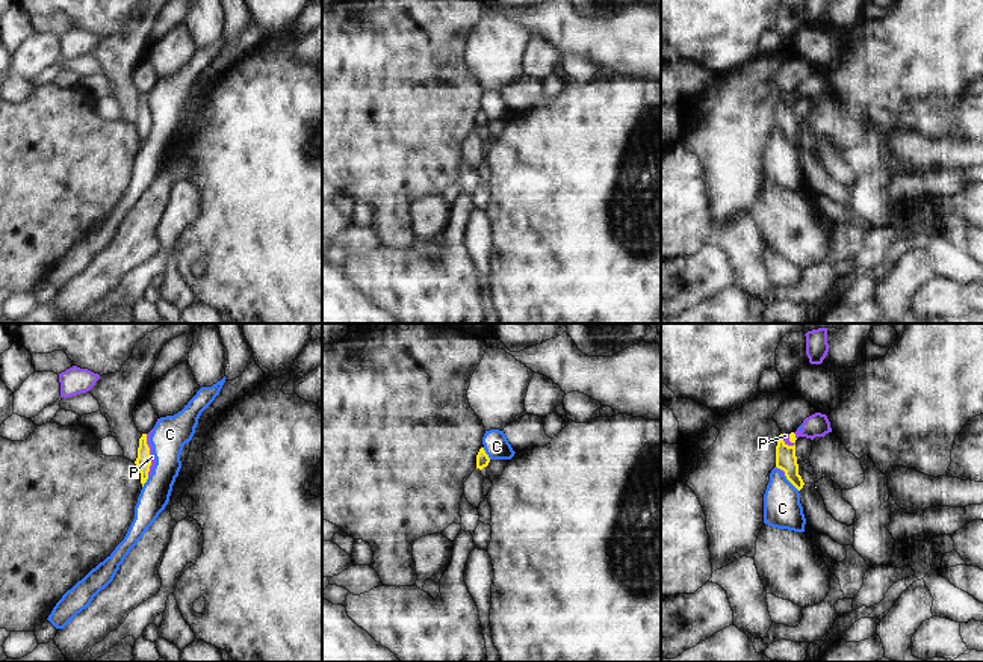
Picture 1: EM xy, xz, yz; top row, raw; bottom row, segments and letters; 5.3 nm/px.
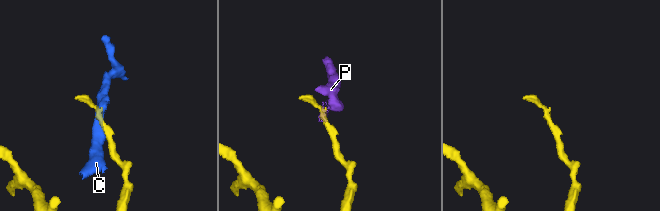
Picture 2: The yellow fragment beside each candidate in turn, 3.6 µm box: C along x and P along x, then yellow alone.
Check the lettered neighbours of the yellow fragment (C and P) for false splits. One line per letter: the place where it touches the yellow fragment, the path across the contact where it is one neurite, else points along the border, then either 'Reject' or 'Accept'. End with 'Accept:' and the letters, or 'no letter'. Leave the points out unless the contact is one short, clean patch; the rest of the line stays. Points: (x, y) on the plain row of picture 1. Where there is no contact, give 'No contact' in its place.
C: Touches yellow at yz (791, 144). Reject
P: Touches yellow at xy (148, 117). Boundary: xy (145, 95), (150, 120), (148, 136). Reject
Accept: no letter

